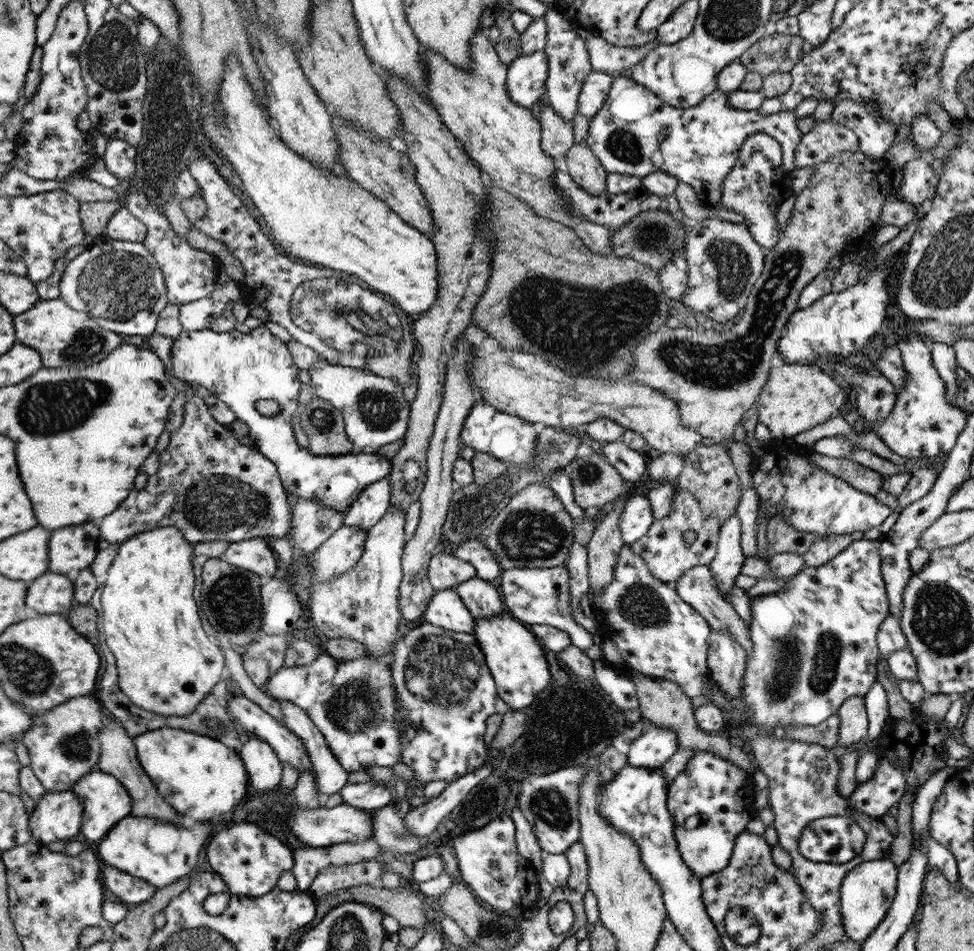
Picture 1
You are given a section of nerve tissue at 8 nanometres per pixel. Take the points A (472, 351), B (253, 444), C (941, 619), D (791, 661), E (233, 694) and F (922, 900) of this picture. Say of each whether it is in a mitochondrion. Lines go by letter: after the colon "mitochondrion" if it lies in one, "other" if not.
A: other
B: other
C: mitochondrion
D: mitochondrion
E: other
F: other

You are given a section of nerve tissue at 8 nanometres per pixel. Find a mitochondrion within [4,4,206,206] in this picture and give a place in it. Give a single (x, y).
(112, 59)

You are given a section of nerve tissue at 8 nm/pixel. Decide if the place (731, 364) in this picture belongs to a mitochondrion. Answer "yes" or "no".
yes

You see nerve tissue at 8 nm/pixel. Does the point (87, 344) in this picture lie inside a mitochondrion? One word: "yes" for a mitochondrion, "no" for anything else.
yes

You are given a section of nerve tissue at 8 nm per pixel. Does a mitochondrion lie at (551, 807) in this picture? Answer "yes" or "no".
yes

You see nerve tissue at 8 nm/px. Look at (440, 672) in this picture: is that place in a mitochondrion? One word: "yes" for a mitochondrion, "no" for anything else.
yes

